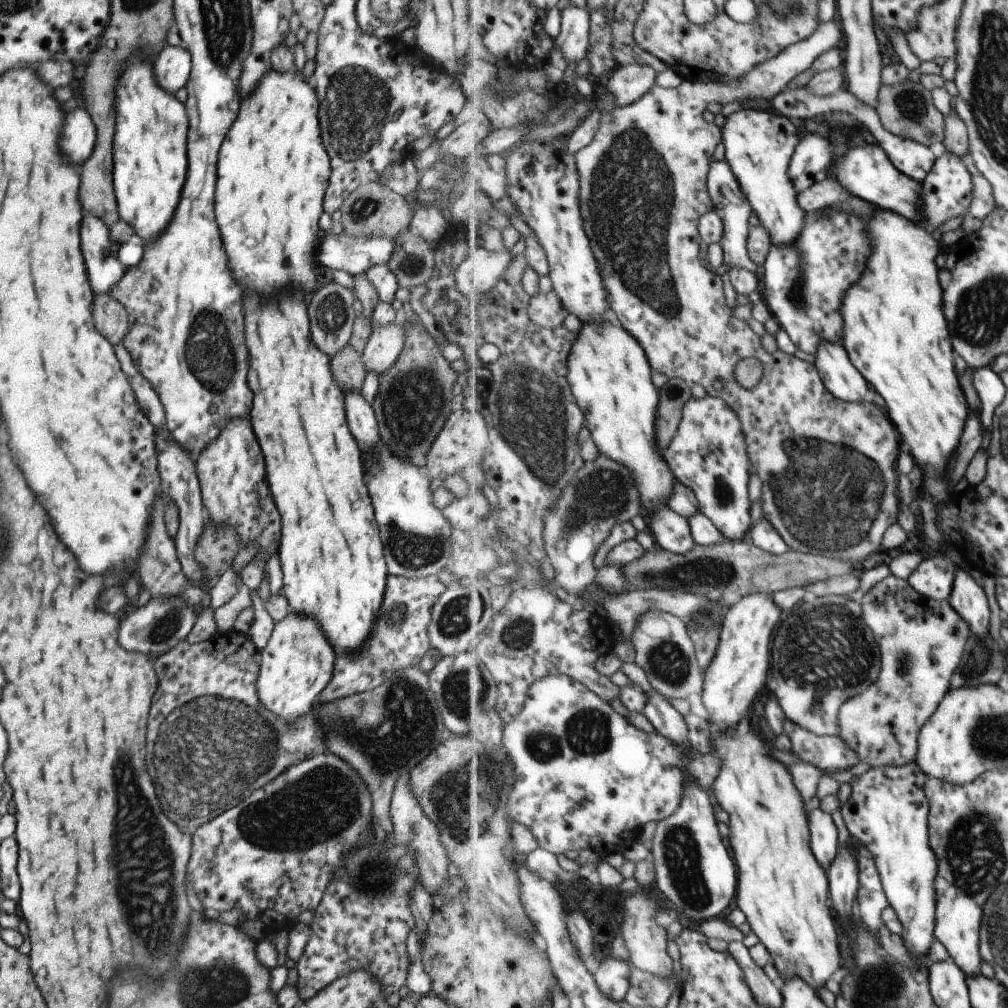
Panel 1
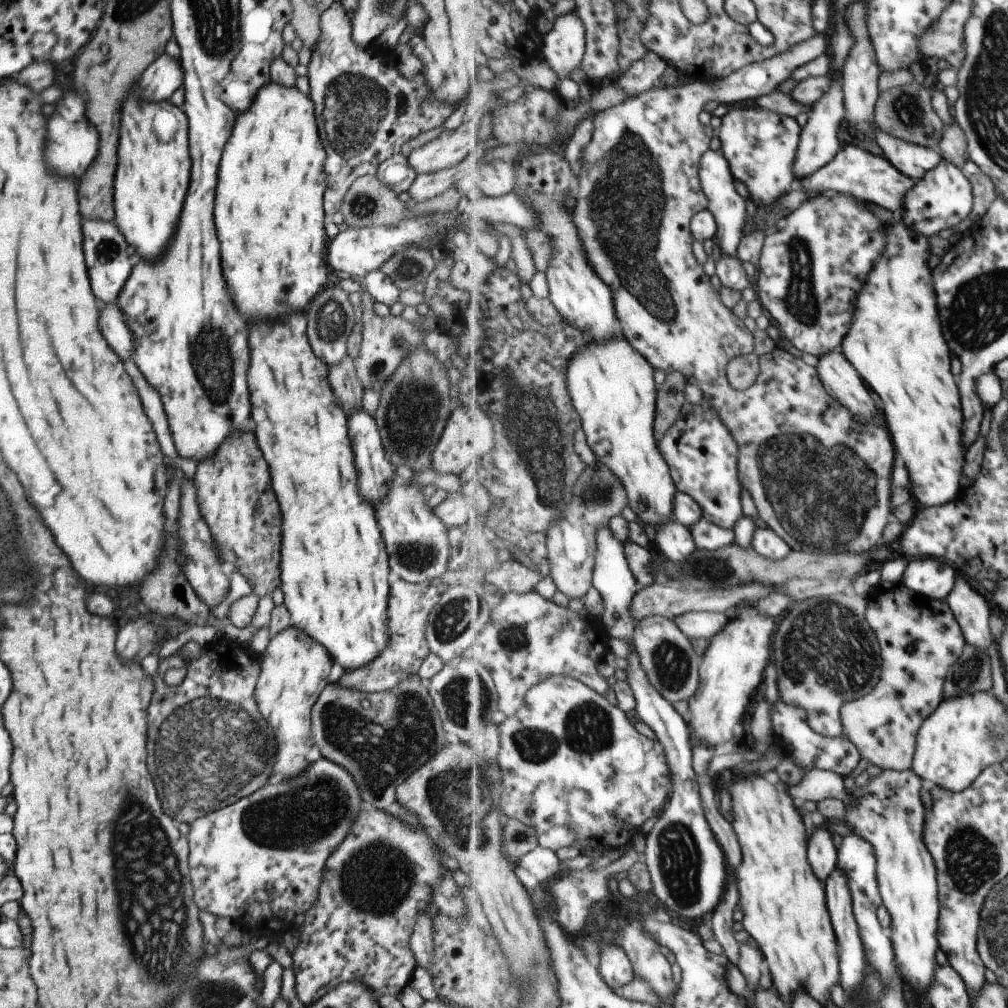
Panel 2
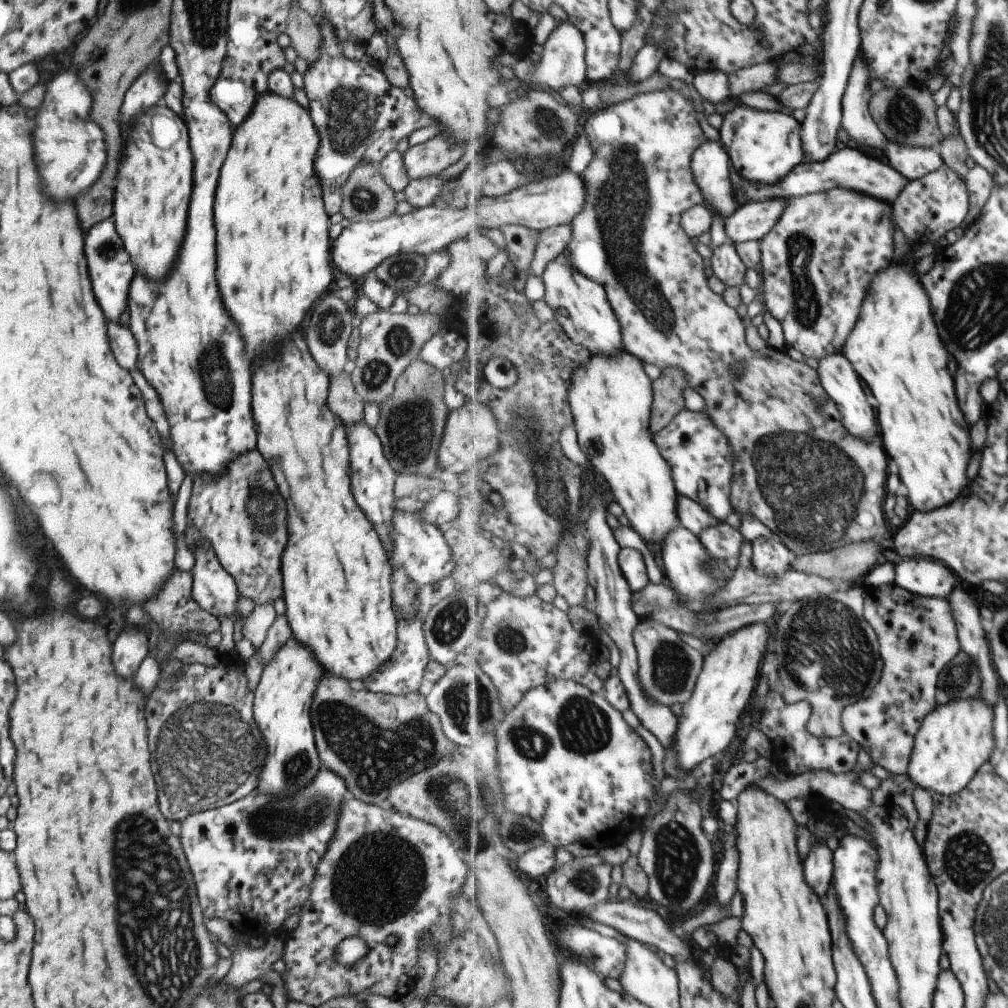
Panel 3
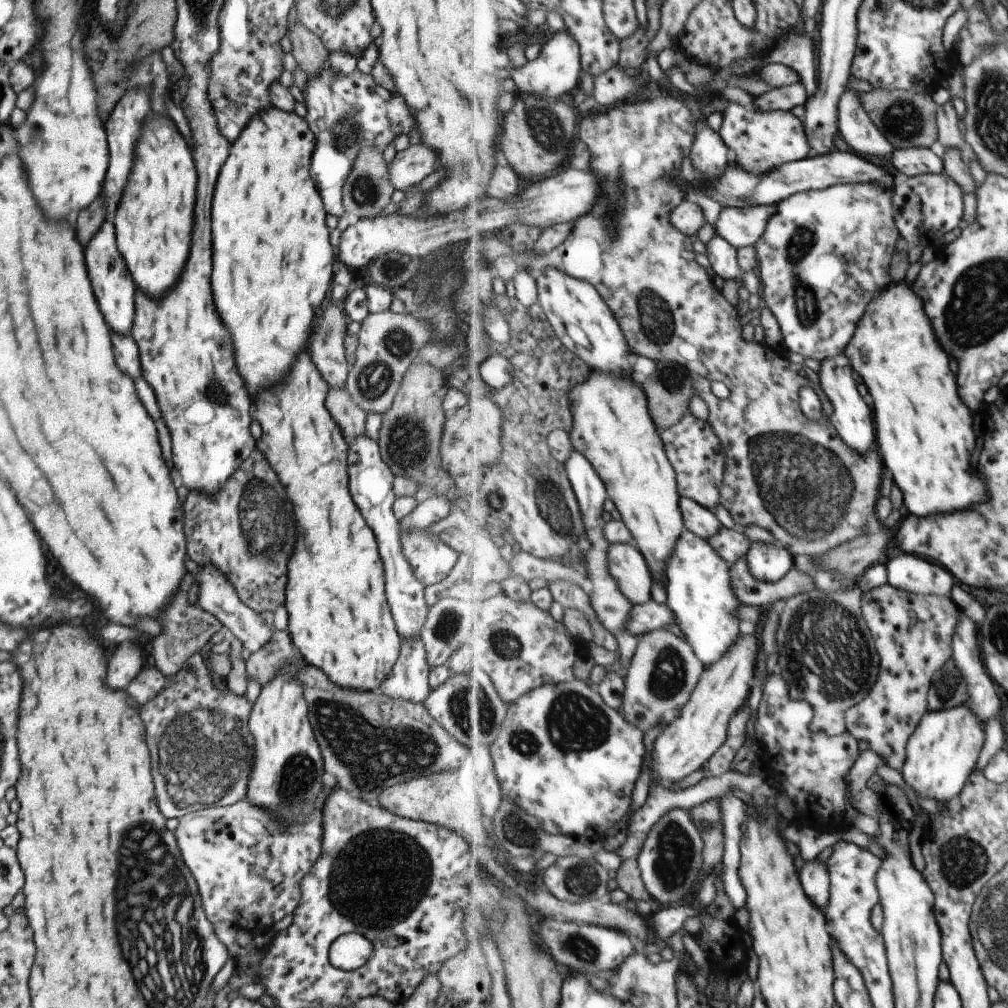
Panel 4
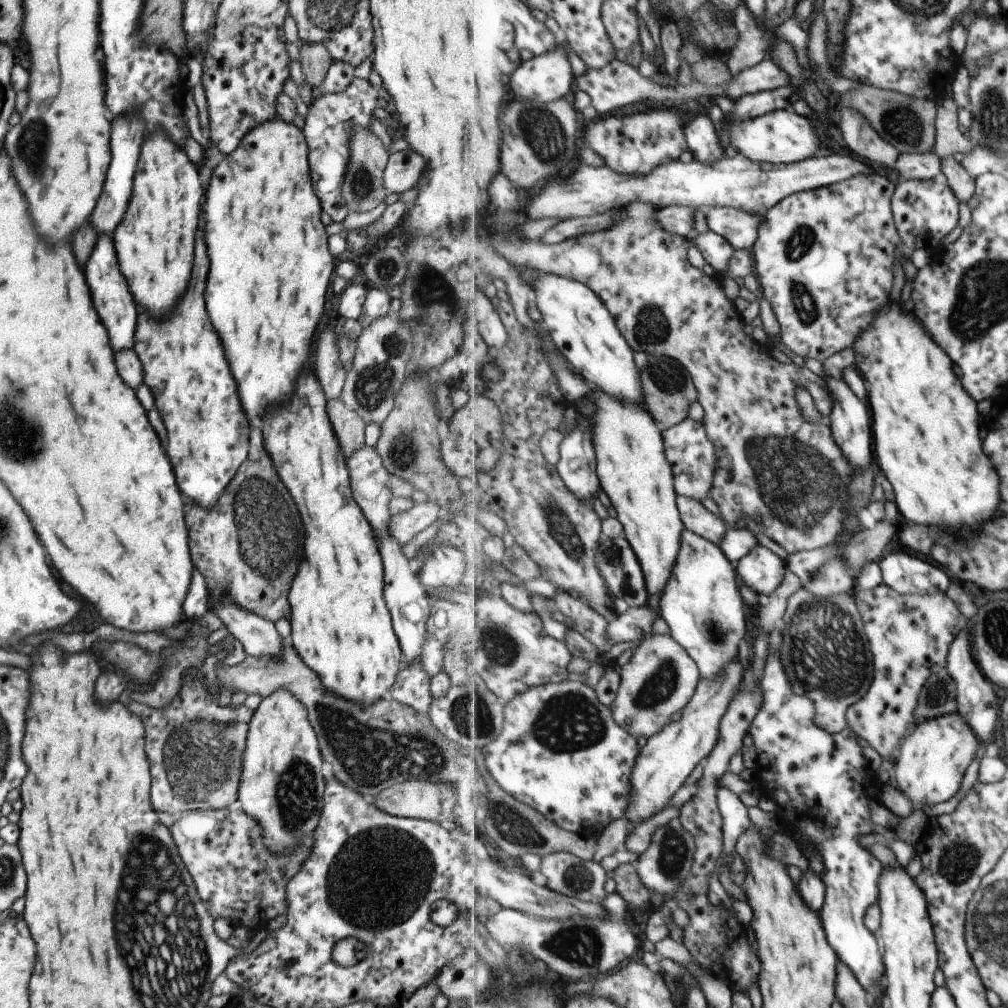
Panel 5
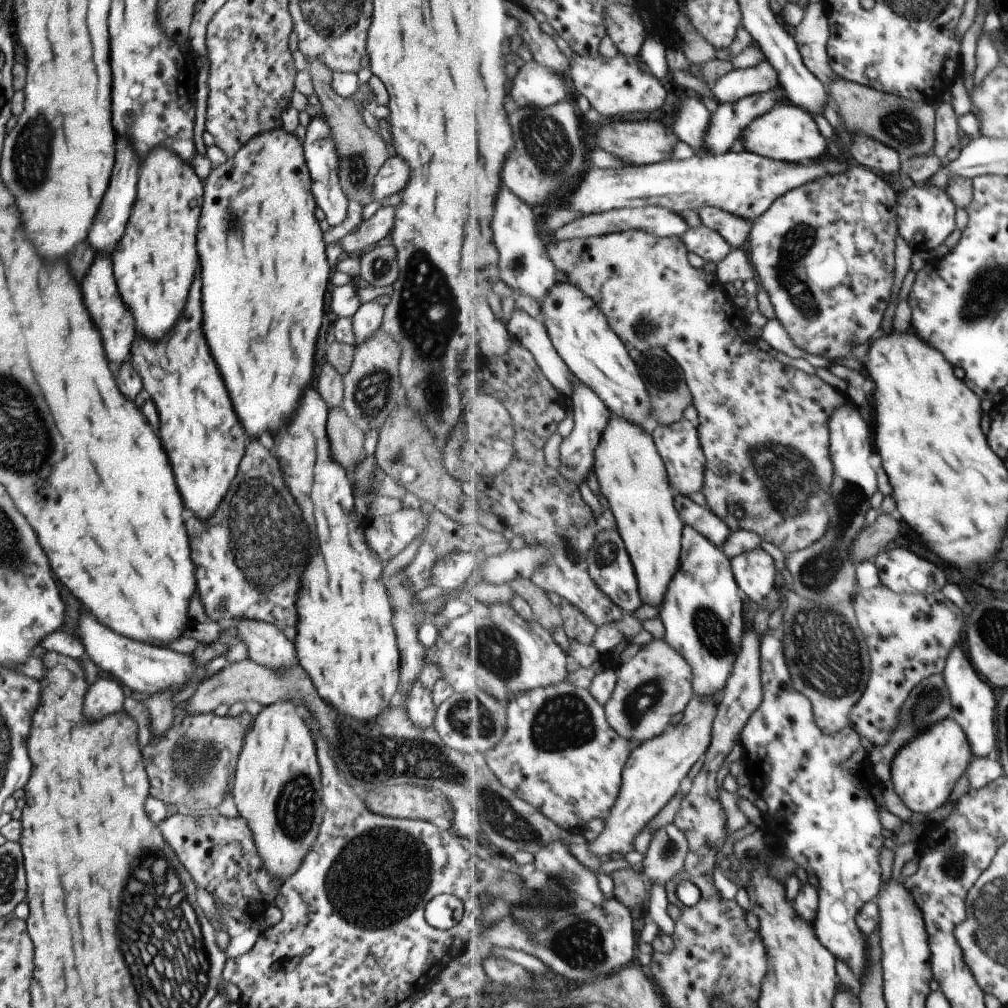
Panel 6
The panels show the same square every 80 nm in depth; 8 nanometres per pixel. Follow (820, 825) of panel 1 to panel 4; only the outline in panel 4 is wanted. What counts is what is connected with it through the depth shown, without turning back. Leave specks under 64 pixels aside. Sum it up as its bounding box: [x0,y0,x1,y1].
[801,860,830,910]

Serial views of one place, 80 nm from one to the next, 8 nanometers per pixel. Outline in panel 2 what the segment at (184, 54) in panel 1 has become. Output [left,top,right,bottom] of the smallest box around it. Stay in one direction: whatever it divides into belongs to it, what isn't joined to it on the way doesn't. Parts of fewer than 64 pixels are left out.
[133,53,183,100]

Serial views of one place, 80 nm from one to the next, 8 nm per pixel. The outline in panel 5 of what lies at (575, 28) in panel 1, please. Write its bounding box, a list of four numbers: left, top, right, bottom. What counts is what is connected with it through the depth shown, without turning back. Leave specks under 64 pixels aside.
[511,44,576,102]

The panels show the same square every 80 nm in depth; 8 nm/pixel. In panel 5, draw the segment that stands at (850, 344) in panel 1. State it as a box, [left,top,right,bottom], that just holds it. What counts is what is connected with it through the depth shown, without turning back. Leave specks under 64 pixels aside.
[852,301,999,536]

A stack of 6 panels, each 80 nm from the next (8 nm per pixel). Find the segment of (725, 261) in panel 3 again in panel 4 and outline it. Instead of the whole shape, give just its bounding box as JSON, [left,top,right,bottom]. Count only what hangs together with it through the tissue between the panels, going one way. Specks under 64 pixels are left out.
[706,235,743,280]

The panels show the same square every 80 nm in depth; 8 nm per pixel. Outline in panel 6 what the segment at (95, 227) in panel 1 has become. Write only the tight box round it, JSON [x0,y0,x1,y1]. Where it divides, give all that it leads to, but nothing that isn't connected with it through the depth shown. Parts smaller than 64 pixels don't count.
[81,254,133,362]

